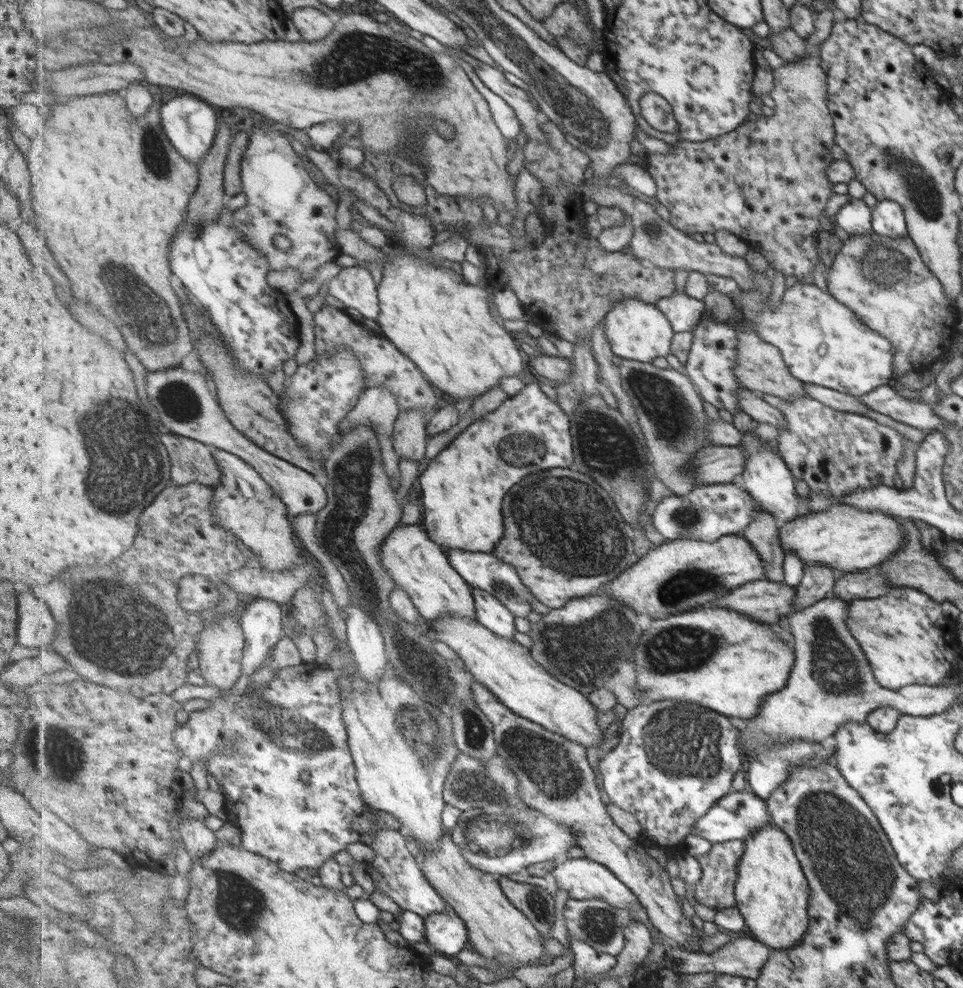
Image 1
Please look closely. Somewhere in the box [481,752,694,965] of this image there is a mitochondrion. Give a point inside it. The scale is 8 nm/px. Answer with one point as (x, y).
(600, 926)

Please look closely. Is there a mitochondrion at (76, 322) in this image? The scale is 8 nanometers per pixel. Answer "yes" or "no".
no

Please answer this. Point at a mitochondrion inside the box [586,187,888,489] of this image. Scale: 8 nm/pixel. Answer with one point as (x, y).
(673, 418)

